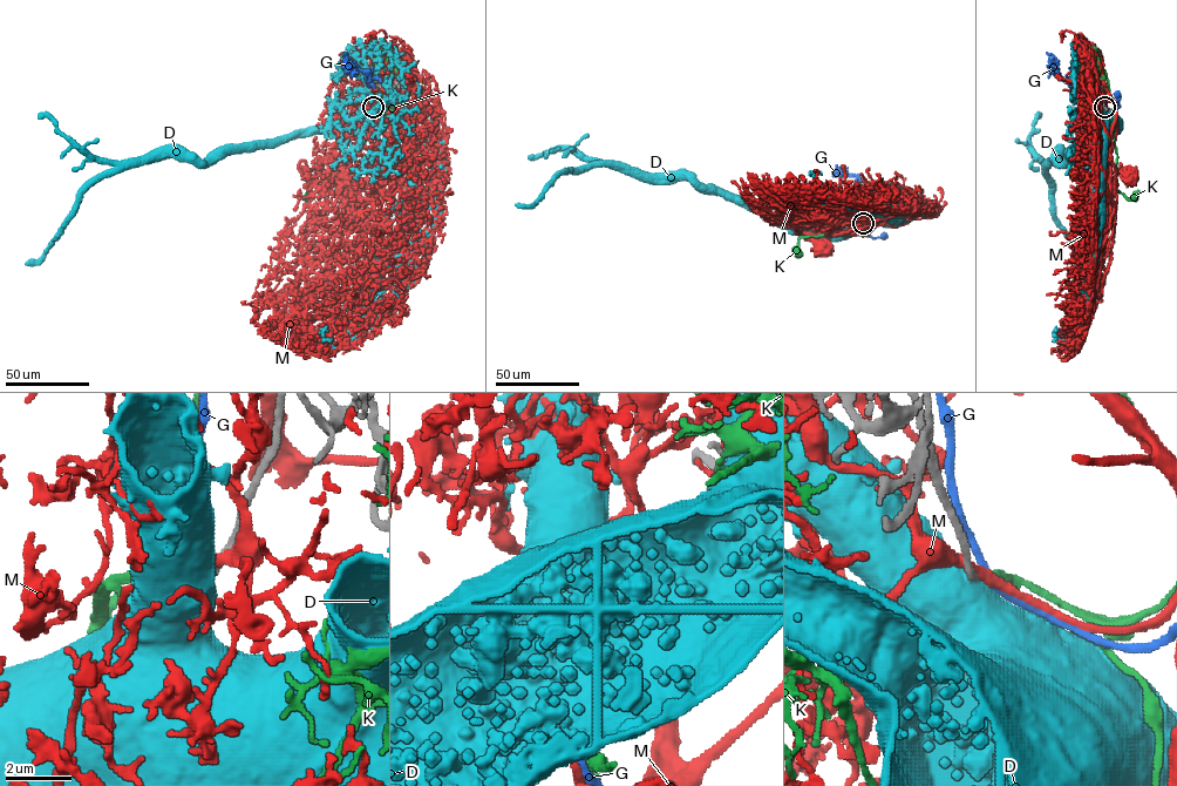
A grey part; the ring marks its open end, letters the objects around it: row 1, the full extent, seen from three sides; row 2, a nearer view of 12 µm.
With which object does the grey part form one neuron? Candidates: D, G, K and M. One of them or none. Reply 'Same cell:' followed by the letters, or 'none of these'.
Same cell: K

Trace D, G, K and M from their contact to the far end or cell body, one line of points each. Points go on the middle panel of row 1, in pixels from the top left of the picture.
D: (863, 223), (839, 231), (798, 231), (767, 219), (716, 194), (702, 192), (686, 178), (626, 174), (612, 164)
G: (863, 223), (866, 236), (884, 236)
K: (862, 223), (859, 231), (863, 236), (858, 231), (848, 236), (800, 237), (797, 253)
M: (864, 223), (863, 232), (865, 234), (869, 229), (828, 235), (807, 234), (825, 248)

